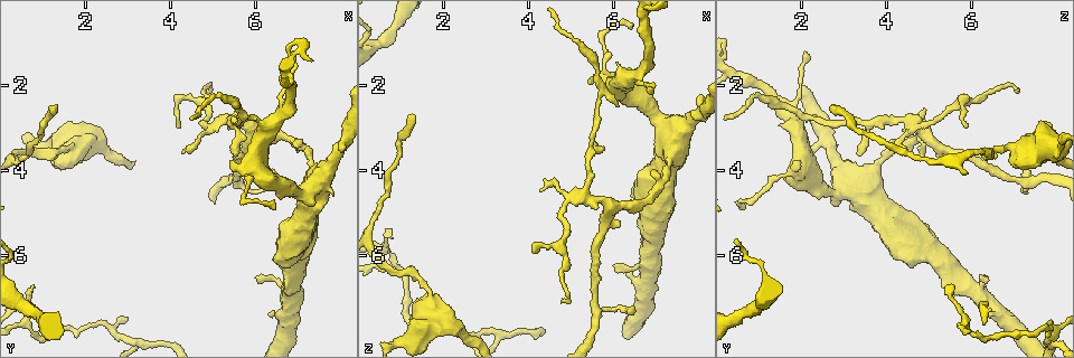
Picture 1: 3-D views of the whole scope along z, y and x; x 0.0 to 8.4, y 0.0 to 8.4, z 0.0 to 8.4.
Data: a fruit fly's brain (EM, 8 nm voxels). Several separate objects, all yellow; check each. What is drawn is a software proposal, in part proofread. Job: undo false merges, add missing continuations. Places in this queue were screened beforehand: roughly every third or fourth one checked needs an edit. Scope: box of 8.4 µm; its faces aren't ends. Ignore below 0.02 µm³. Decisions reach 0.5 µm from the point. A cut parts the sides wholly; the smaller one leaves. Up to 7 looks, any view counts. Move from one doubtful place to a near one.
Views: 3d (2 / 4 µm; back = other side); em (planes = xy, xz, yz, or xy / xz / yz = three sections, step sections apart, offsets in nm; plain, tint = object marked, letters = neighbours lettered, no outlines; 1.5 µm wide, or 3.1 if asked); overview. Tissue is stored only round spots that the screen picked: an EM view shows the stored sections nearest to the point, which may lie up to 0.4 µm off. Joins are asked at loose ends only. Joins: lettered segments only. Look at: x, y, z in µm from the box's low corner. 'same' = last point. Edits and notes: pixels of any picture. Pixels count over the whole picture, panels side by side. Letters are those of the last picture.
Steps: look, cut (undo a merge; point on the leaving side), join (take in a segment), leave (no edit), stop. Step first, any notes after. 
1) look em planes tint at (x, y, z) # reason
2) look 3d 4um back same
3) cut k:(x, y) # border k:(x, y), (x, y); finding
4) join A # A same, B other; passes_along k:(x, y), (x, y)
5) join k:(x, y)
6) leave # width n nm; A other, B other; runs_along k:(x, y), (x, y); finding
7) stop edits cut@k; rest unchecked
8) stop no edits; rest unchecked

look 3d 2um at (2.55, 7.75, 7.90) # abrupt turn

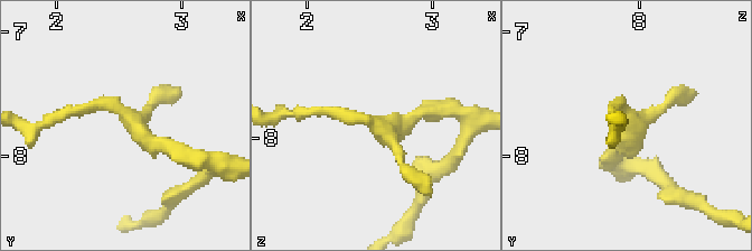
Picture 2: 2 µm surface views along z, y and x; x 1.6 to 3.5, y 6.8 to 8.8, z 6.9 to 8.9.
look em planes tint at (2.64, 7.70, 7.96)

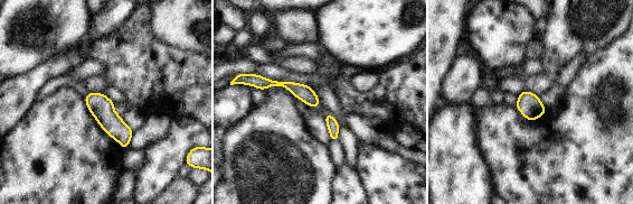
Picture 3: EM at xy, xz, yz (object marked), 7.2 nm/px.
look em planes letters same

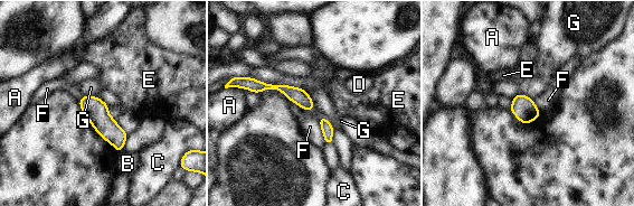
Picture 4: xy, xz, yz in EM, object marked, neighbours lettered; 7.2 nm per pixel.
leave # longest_contact F 180 nm; A other, B other, C other, D other, E other, F other, G other; runs_along 4:(253, 83), (284, 89), (311, 106); all the same neuron

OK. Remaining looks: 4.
look em xz step 4 tint at (1.65, 3.50, 7.25) # calibre changes

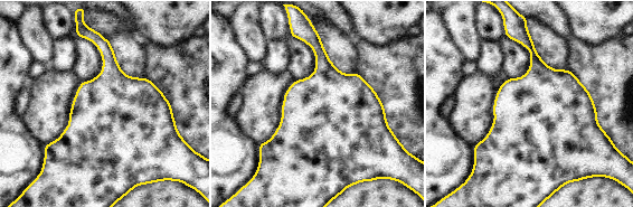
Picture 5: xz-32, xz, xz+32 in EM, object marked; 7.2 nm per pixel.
look em planes tint same

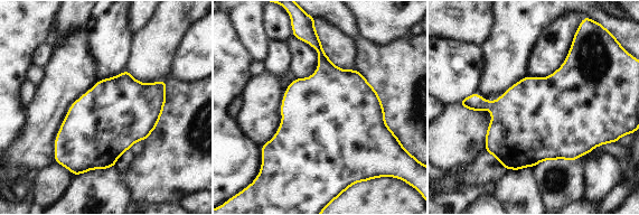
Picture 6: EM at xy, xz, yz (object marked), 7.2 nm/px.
look em planes letters same # see the neighbours

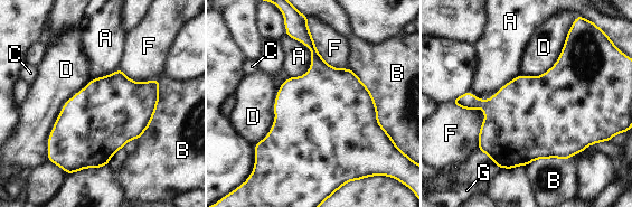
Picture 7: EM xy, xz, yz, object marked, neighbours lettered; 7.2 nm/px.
leave # A other, B other, C other, D other, F other, G other; border 7:(93, 78), (63, 106), (48, 160); all the same neuron

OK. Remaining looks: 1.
look em planes letters at (4.15, 2.95, 5.85) # free end

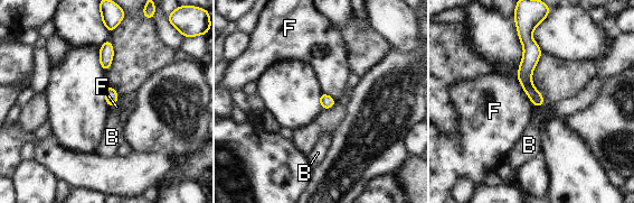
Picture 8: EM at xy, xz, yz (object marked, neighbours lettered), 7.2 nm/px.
leave # width 90 nm; B other, F other; runs_along 8:(523, 34), (527, 85), (538, 103); no lettered segment goes on from it

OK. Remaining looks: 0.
stop no edits; rest unchecked

